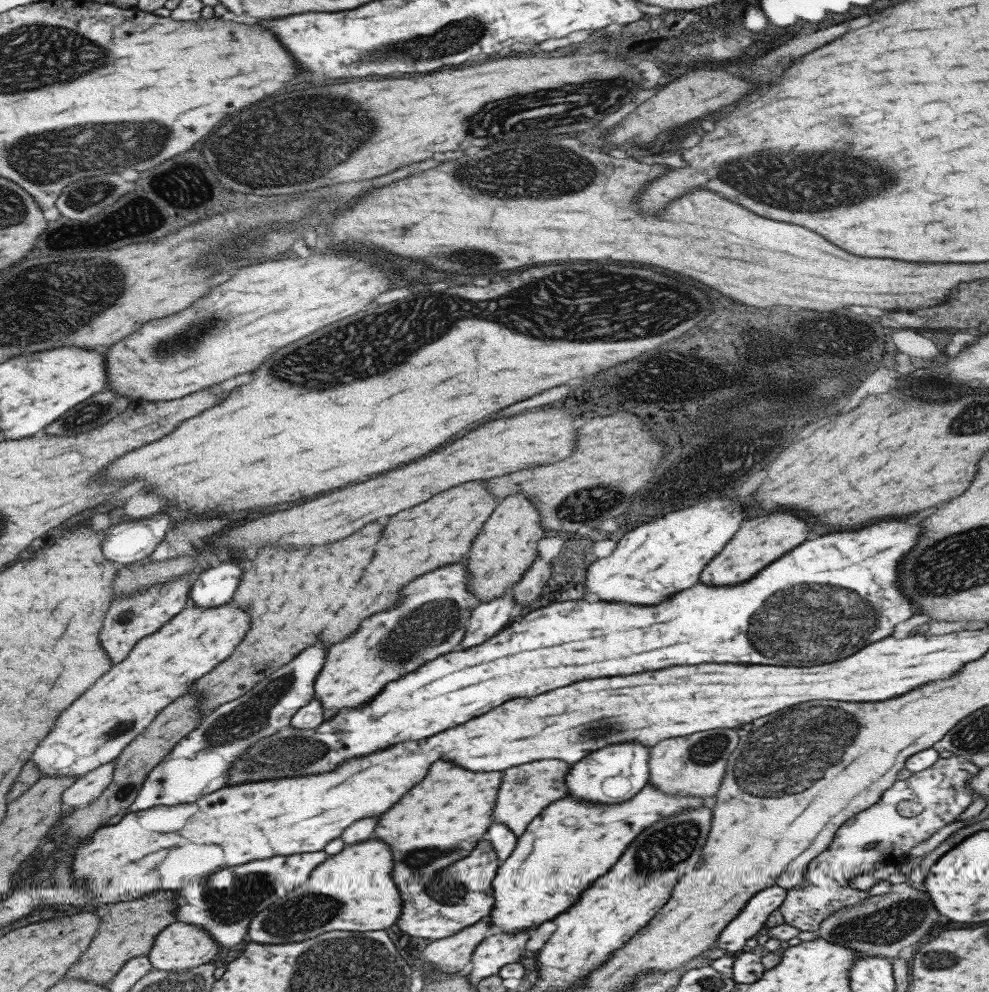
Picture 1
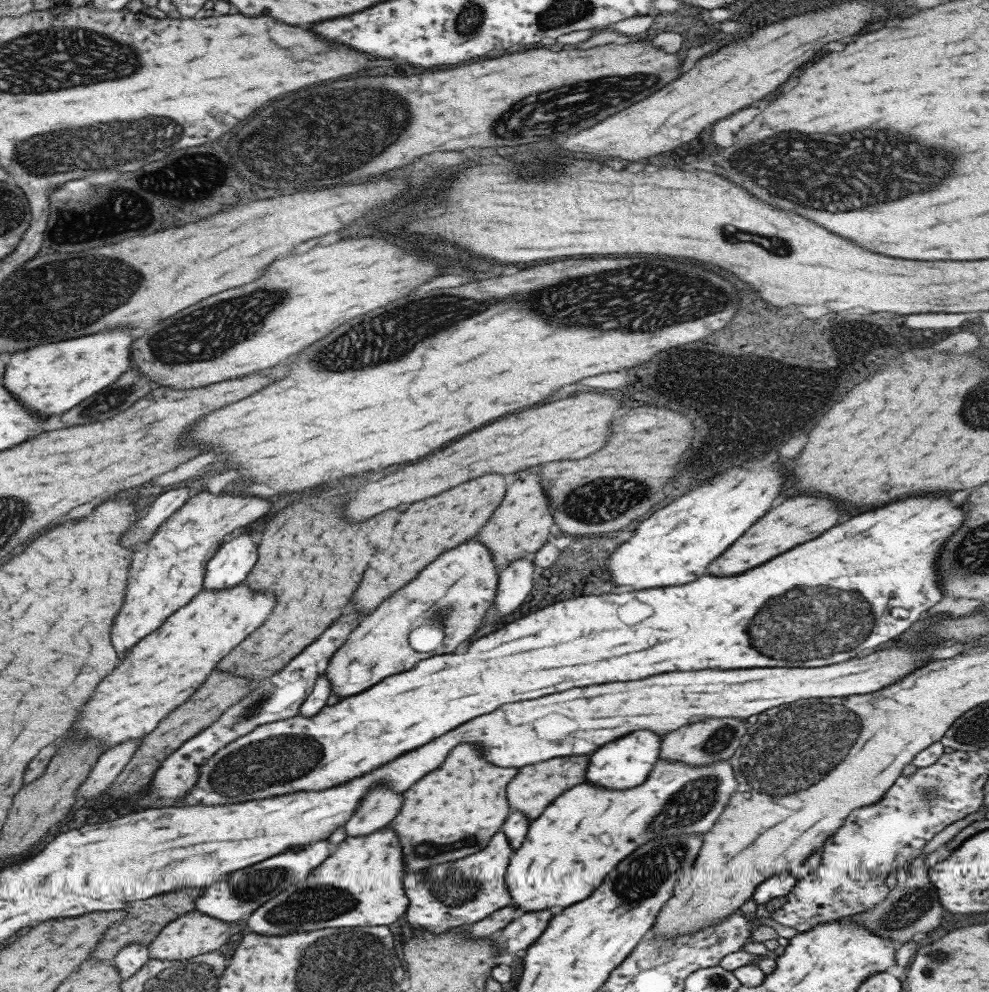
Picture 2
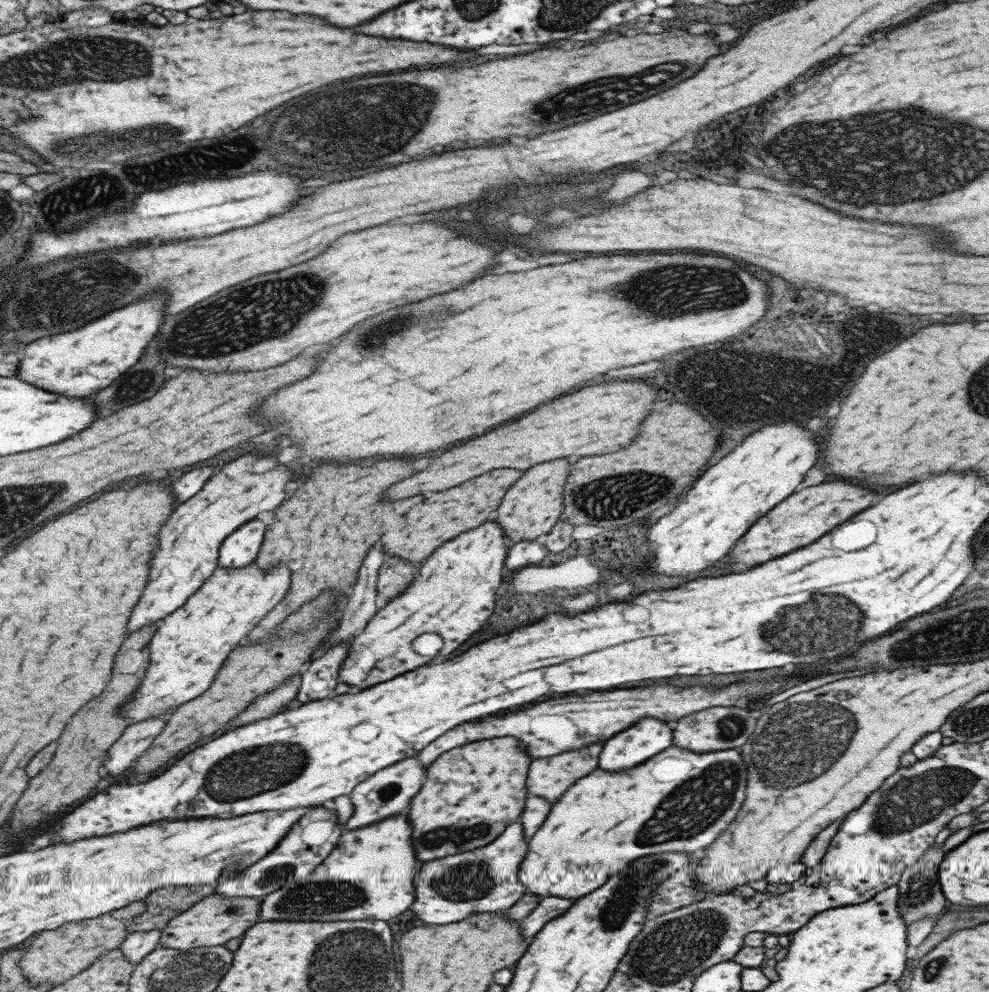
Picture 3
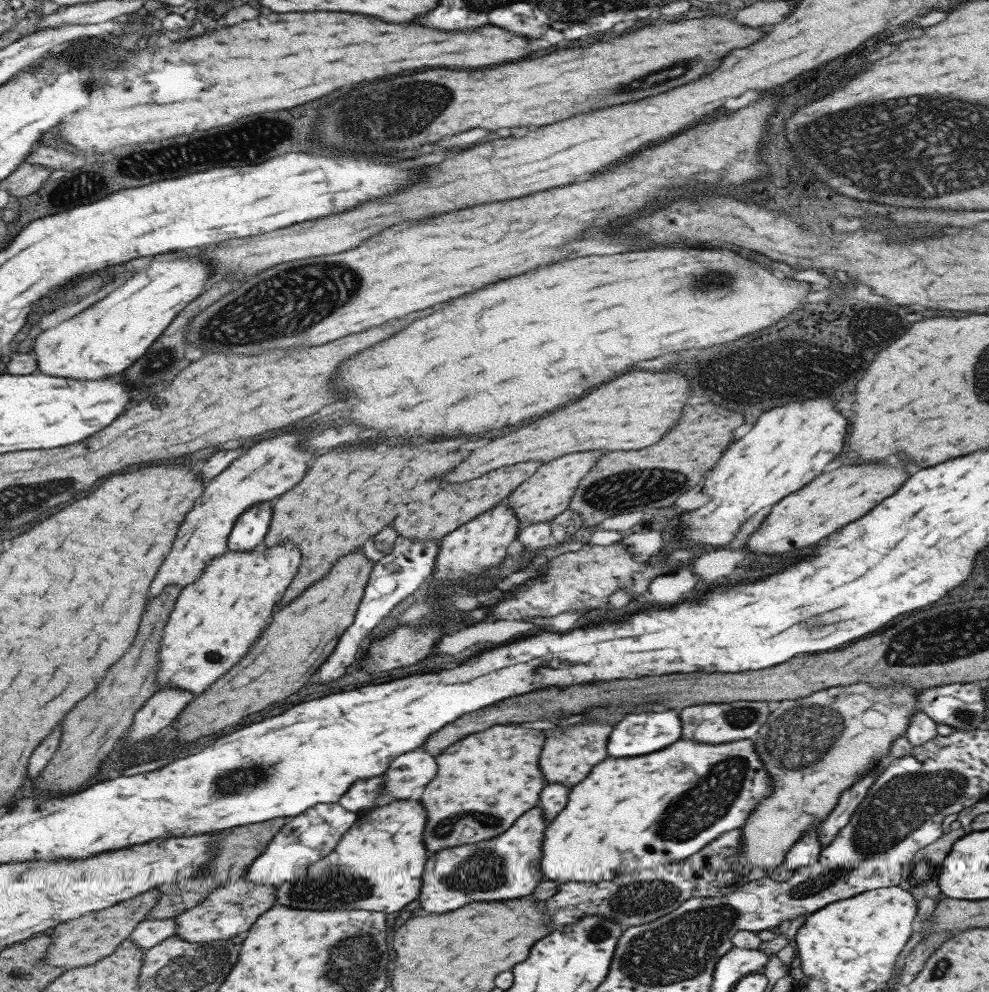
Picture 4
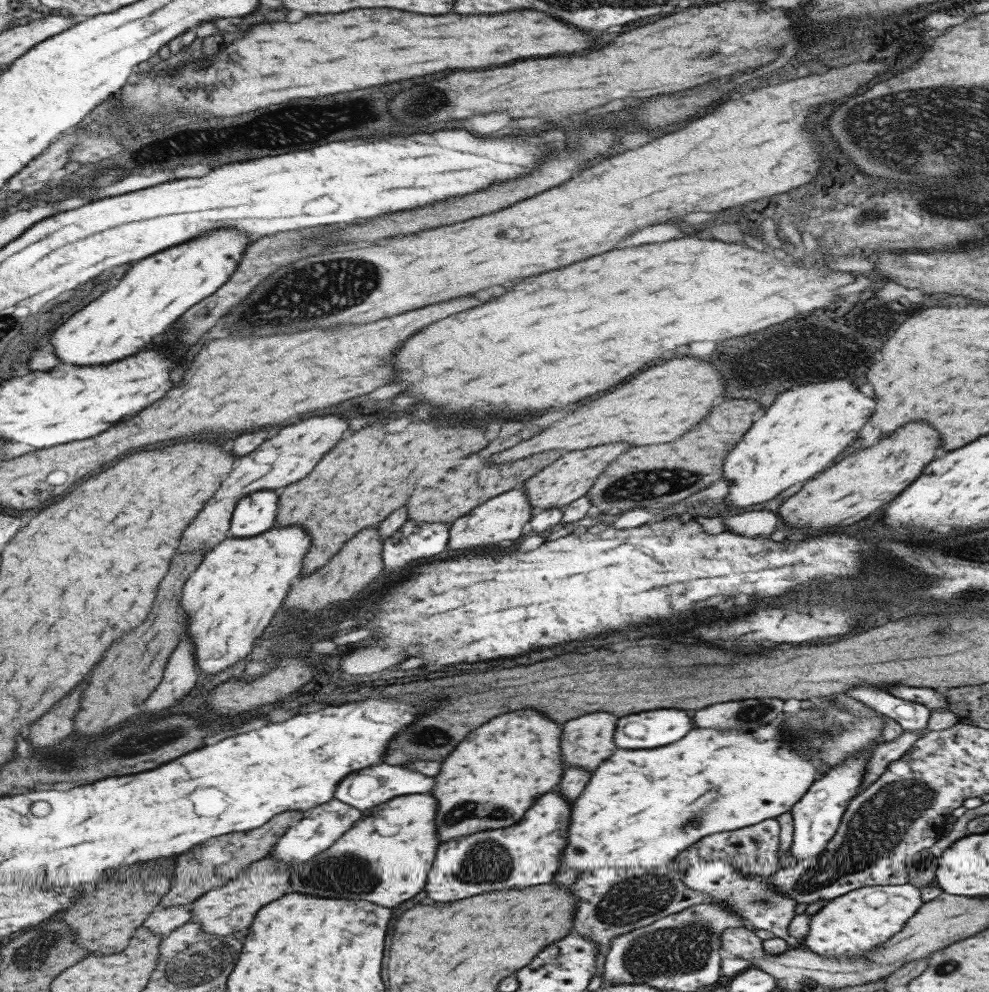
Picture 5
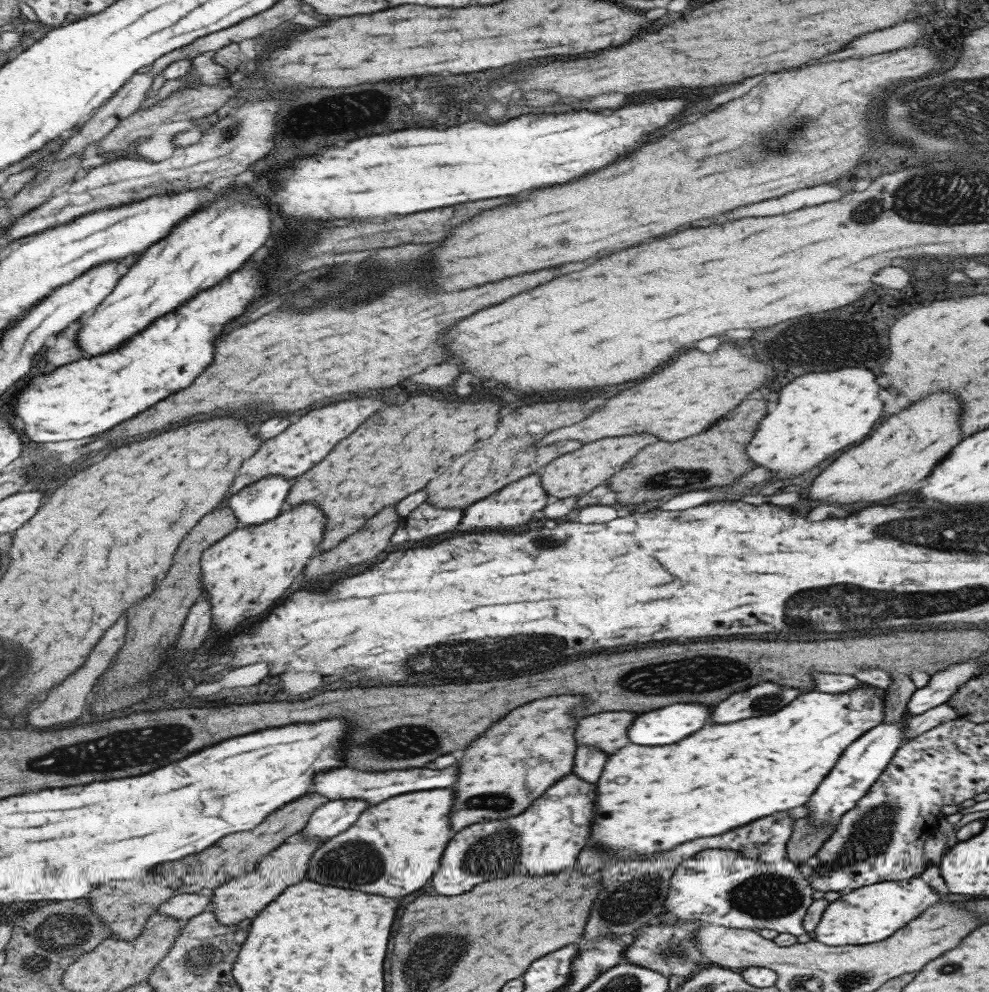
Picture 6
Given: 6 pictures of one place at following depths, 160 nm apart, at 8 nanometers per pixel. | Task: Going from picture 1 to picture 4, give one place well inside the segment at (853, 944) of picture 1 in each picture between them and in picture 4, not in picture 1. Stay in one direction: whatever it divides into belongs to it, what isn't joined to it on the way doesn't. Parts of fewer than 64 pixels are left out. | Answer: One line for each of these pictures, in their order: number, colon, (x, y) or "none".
2: (910, 908)
3: (918, 896)
4: (919, 877)

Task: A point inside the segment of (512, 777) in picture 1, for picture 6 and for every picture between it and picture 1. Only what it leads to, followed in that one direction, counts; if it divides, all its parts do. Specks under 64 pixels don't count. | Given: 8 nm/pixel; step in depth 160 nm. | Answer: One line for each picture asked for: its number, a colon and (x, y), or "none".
2: (534, 787)
3: (547, 777)
4: (569, 752)
5: (586, 741)
6: (606, 731)

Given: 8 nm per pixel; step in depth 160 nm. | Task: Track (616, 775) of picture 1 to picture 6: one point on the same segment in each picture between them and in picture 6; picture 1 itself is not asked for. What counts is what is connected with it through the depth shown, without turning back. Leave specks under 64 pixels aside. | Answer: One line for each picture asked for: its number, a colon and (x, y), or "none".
2: (623, 763)
3: (639, 742)
4: (636, 734)
5: (655, 728)
6: (667, 725)

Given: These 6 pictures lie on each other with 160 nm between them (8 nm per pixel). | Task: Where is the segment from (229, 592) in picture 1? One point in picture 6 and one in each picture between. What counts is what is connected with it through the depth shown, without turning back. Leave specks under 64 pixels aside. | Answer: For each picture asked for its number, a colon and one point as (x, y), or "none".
2: (231, 562)
3: (238, 550)
4: (249, 529)
5: (254, 513)
6: (262, 501)

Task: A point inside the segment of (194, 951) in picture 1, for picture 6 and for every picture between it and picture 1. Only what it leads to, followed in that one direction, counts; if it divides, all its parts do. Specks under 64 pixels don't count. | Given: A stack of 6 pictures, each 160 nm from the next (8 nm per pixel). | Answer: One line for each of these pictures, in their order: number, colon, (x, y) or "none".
2: (193, 933)
3: (213, 920)
4: (229, 909)
5: (230, 907)
6: (242, 896)

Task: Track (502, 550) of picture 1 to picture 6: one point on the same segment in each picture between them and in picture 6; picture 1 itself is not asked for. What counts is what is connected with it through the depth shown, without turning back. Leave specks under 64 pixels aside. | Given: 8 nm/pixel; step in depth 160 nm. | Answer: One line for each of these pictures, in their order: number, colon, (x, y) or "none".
2: (517, 528)
3: (533, 503)
4: (546, 493)
5: (570, 476)
6: (572, 474)

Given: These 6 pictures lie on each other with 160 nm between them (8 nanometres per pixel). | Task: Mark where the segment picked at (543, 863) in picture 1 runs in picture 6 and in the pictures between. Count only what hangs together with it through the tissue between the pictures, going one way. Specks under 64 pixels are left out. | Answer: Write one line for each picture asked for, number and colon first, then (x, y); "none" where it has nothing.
2: (567, 851)
3: (597, 828)
4: (627, 815)
5: (640, 809)
6: (725, 775)

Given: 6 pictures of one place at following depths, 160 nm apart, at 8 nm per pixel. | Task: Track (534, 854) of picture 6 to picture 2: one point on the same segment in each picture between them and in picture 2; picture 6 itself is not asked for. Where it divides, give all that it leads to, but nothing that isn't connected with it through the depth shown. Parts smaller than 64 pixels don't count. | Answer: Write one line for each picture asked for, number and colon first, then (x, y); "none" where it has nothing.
2: (461, 892)
3: (447, 889)
4: (507, 866)
5: (527, 853)

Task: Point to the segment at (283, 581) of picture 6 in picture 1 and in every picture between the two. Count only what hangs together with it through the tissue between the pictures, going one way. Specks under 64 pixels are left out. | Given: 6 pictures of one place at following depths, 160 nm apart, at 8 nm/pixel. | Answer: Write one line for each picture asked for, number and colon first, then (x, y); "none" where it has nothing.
1: (94, 731)
2: (163, 671)
3: (187, 648)
4: (219, 615)
5: (233, 593)

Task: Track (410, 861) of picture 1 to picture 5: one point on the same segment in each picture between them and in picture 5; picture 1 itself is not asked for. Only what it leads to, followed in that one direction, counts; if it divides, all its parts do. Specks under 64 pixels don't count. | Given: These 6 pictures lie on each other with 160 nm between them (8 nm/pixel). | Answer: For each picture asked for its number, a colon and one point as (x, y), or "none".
2: (451, 813)
3: (470, 793)
4: (483, 782)
5: (500, 768)

